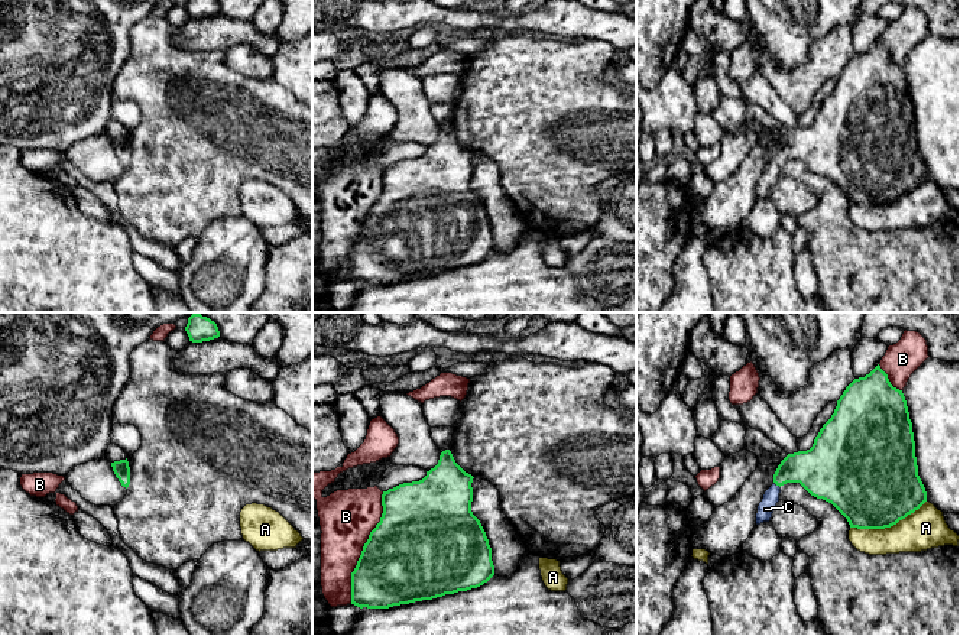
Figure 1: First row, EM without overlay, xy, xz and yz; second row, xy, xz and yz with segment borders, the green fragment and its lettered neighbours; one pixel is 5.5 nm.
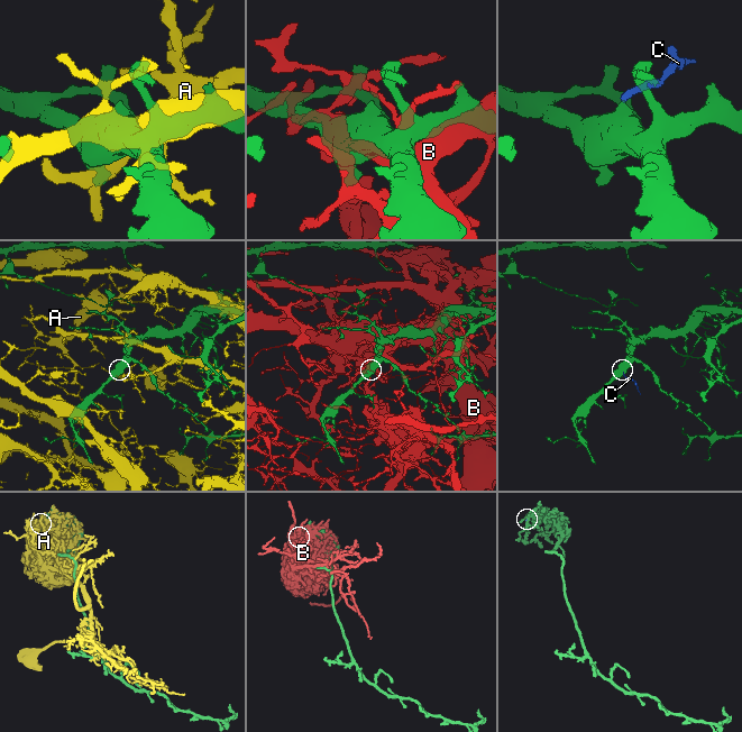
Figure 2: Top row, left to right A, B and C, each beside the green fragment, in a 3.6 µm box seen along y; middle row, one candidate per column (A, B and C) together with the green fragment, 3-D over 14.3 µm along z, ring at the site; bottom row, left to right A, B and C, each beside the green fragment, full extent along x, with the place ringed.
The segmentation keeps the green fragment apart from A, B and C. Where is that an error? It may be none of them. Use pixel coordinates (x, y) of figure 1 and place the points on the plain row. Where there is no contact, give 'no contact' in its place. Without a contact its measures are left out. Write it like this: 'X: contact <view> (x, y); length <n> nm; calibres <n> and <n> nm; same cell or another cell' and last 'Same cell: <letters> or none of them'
A: contact yz (888, 203); length 460 nm; calibres 480 and 220 nm; another cell
B: contact xz (363, 224); length 650 nm; calibres 480 and 300 nm; another cell
C: contact yz (777, 161); length 50 nm; calibres 260 and 90 nm; same cell
Same cell: C

